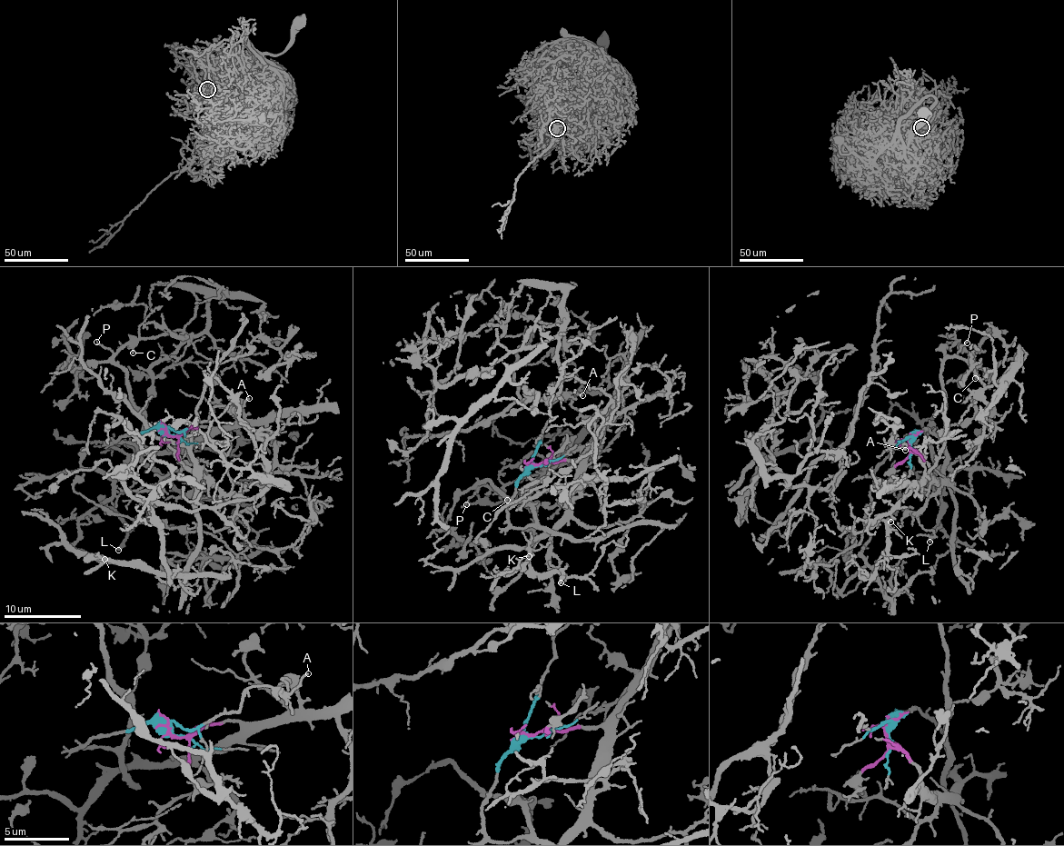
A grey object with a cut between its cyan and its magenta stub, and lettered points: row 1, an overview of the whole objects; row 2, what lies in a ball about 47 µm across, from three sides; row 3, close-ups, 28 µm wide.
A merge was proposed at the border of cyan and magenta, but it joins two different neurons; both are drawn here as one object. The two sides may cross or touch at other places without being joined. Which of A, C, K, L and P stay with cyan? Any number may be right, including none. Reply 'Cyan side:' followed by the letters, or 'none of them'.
Cyan side: A, C, P

